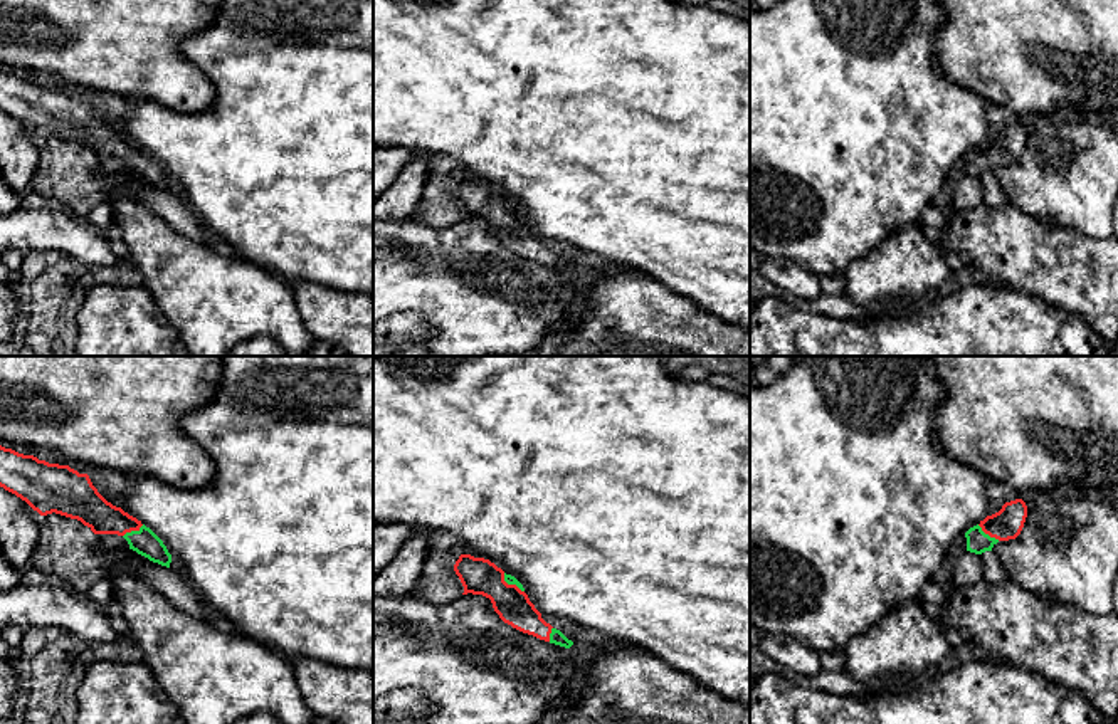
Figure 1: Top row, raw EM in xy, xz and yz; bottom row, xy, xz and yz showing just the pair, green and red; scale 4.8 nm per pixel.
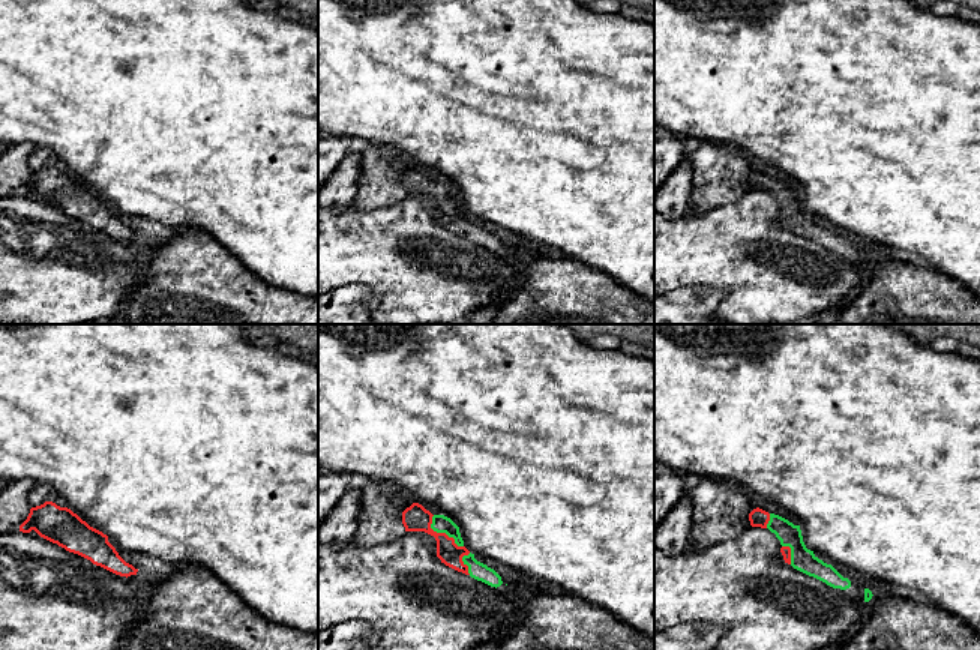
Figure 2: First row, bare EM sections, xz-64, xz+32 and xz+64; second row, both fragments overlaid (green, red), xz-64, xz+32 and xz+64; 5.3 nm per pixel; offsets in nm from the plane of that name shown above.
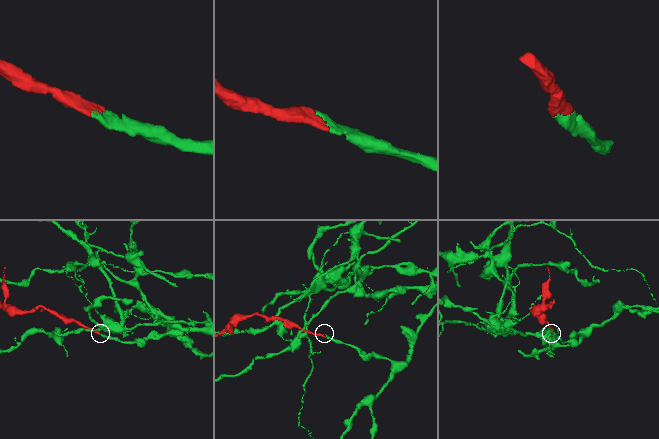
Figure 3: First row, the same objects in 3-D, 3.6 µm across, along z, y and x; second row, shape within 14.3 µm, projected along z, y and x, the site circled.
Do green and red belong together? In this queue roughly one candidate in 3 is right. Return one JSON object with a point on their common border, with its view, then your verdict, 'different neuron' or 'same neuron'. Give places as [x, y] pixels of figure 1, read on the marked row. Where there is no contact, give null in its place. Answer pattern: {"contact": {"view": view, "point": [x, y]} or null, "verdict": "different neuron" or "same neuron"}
{"contact": {"view": "yz", "point": [987, 535]}, "verdict": "same neuron"}

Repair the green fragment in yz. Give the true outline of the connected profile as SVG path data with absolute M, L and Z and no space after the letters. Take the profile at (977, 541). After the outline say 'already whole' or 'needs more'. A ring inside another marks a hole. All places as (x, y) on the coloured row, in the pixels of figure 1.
M1022 499L1005 502L1002 509L987 516L965 533L967 551L982 554L992 551L999 541L1015 539L1026 522L1027 506Z | needs more

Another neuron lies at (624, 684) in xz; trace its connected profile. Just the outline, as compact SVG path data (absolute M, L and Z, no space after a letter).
M612 640L585 664L580 687L556 709L562 724L750 724L750 707L704 689L651 652Z

